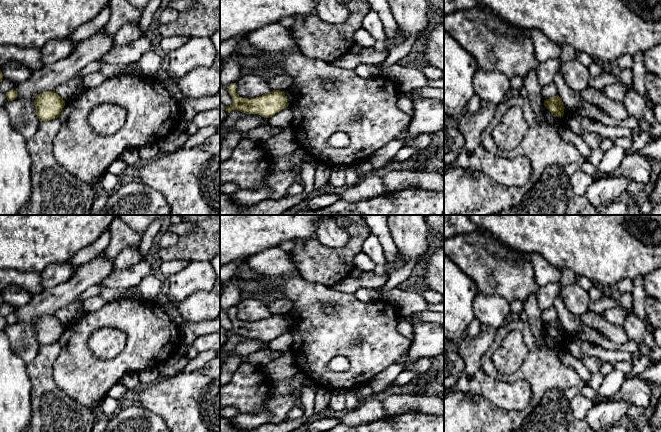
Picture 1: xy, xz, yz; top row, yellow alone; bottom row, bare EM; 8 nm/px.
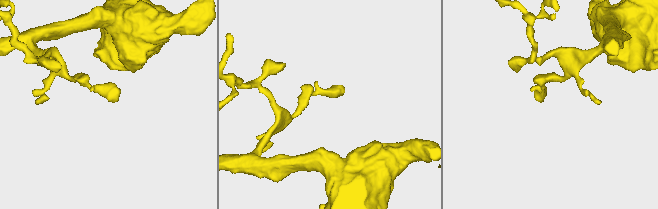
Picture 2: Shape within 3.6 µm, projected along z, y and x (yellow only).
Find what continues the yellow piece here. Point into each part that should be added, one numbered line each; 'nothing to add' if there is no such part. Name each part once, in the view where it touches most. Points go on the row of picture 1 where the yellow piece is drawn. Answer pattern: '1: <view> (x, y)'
nothing to add

